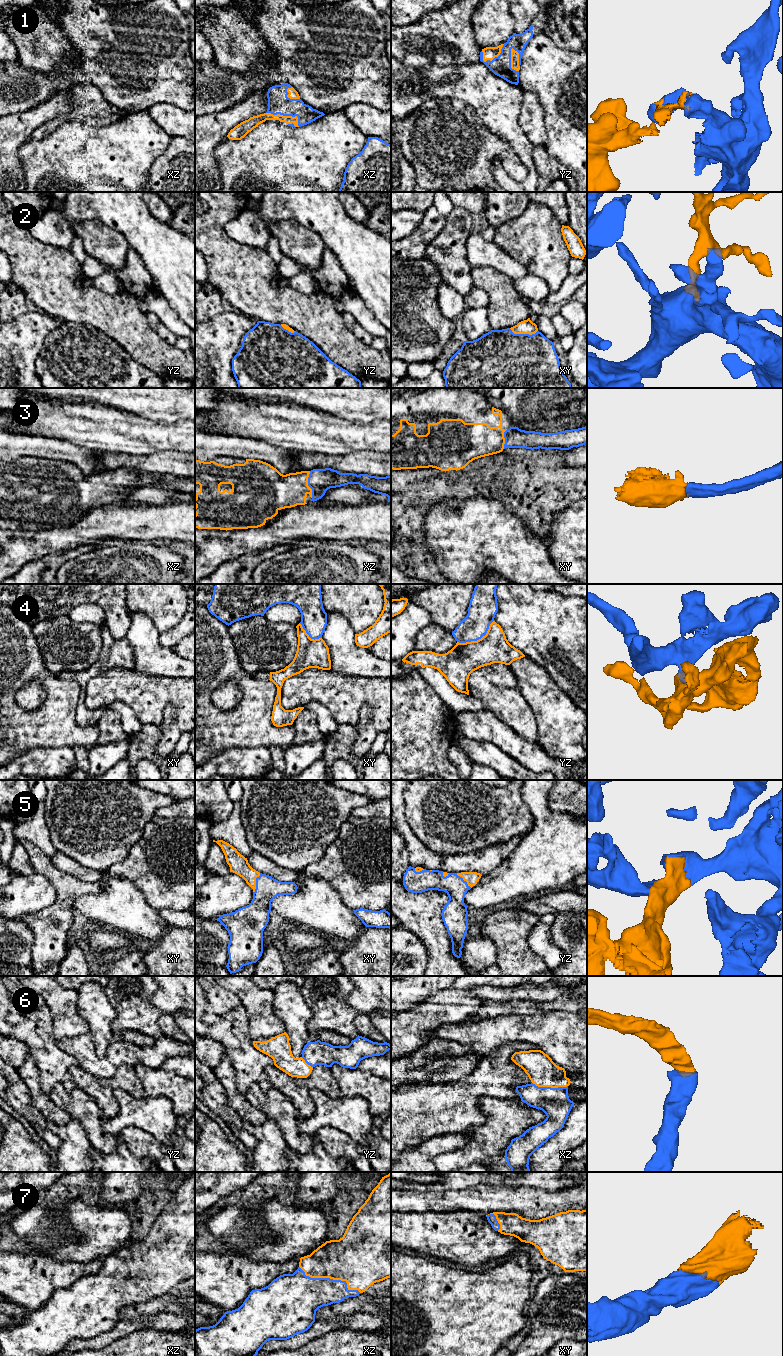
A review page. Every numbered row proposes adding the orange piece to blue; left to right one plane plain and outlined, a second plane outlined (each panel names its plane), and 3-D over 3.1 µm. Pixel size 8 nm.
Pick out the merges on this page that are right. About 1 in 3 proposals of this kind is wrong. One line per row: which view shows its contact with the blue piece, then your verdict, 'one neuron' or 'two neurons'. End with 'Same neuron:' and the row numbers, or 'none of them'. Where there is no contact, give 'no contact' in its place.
1: contact in yz; one neuron
2: contact in xy; one neuron
3: contact in xz; one neuron
4: contact in yz; two neurons
5: contact in xy; one neuron
6: contact in xz; one neuron
7: contact in xz; one neuron
Same neuron: 1, 2, 3, 5, 6, 7

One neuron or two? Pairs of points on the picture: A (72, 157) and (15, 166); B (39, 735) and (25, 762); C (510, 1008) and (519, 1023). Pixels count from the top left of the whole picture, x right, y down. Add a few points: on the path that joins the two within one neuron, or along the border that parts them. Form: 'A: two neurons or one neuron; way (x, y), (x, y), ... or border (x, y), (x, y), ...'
A: two neurons; border (26, 142), (19, 149), (19, 158), (24, 170)
B: two neurons; border (56, 748), (27, 748), (12, 760)
C: two neurons; border (537, 1011), (531, 1014), (498, 1014), (491, 1018)

